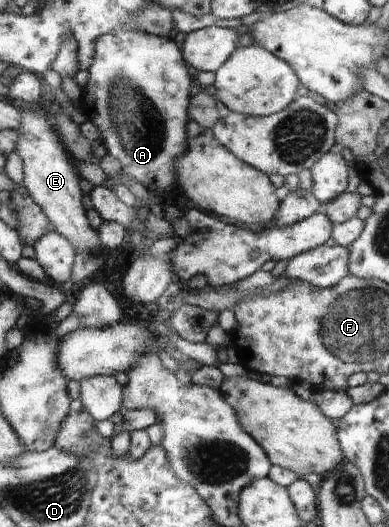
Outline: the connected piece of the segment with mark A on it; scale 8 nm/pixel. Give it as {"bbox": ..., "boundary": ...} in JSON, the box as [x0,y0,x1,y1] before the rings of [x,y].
{"bbox":[82,31,190,191],"boundary":[[[144,31],[106,33],[96,44],[96,56],[83,90],[82,112],[88,121],[96,125],[101,139],[112,158],[118,158],[123,174],[138,180],[147,190],[166,191],[174,182],[176,160],[186,152],[186,124],[188,122],[188,96],[190,96],[190,74],[178,46],[161,35]]]}

